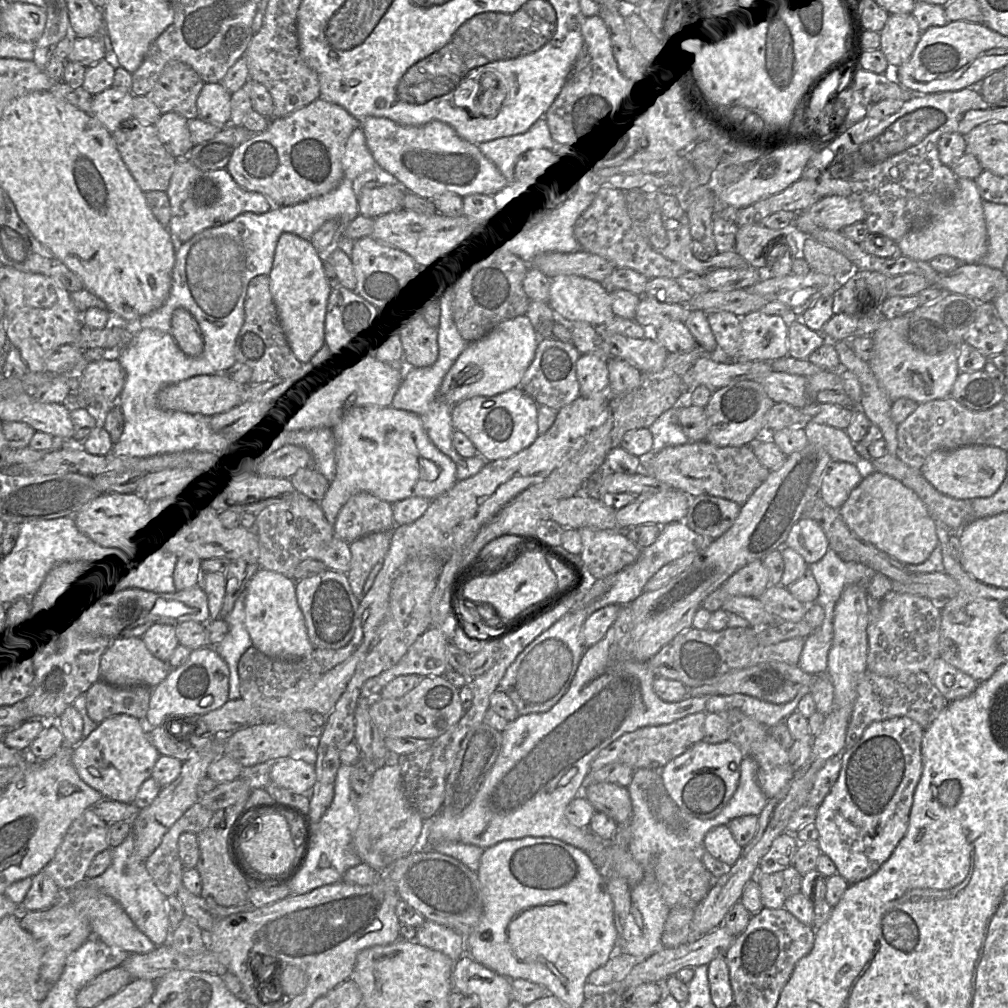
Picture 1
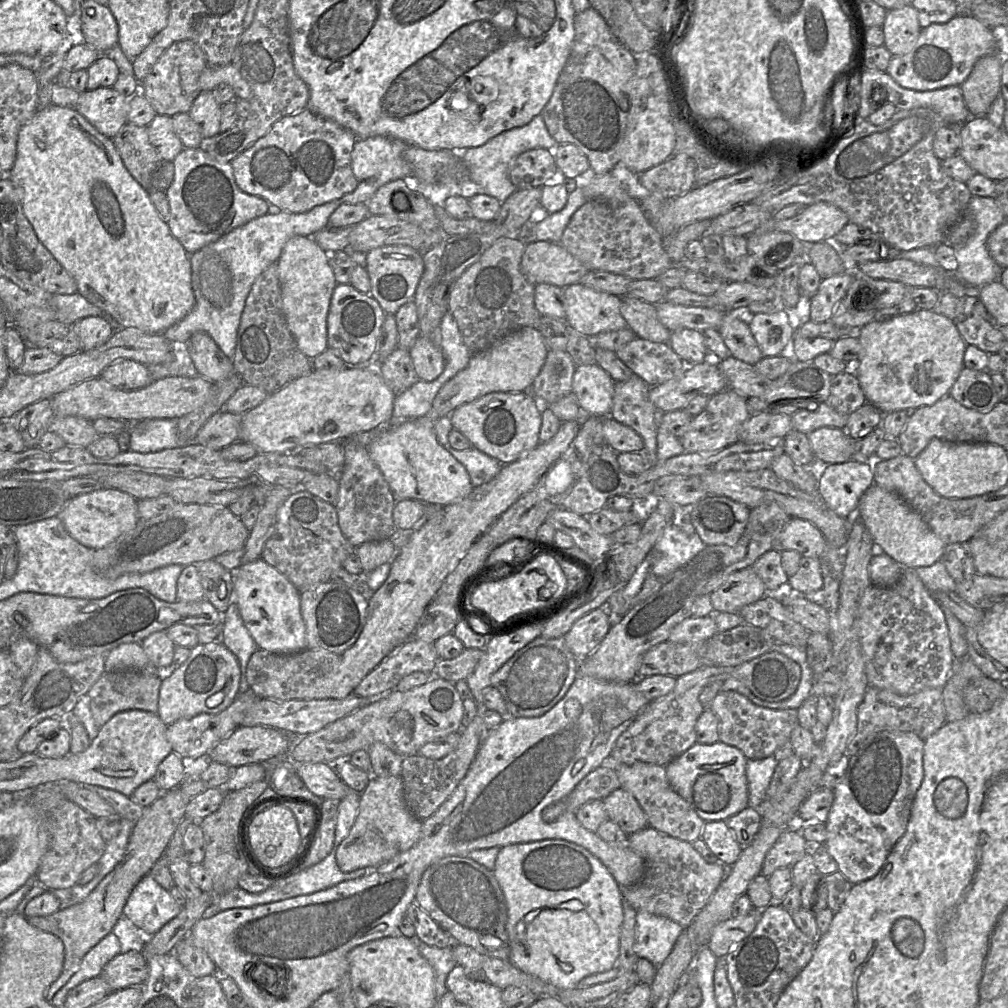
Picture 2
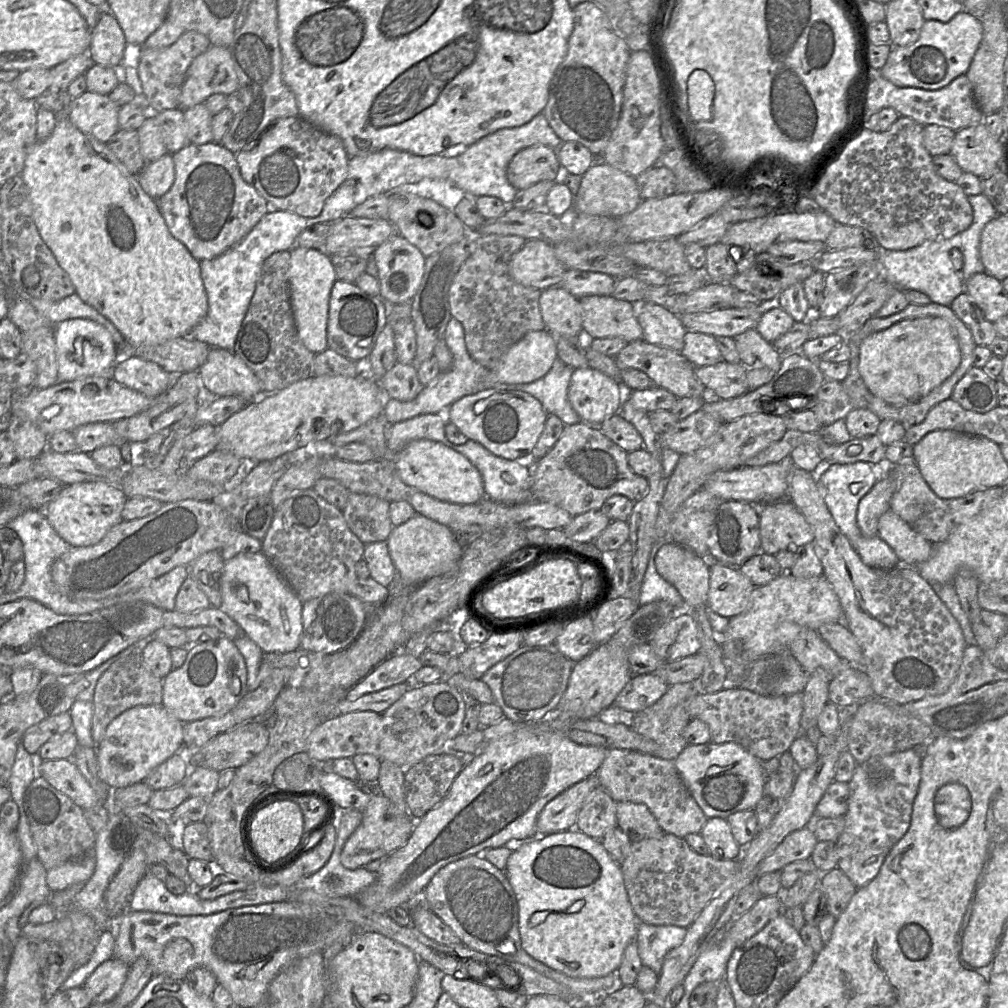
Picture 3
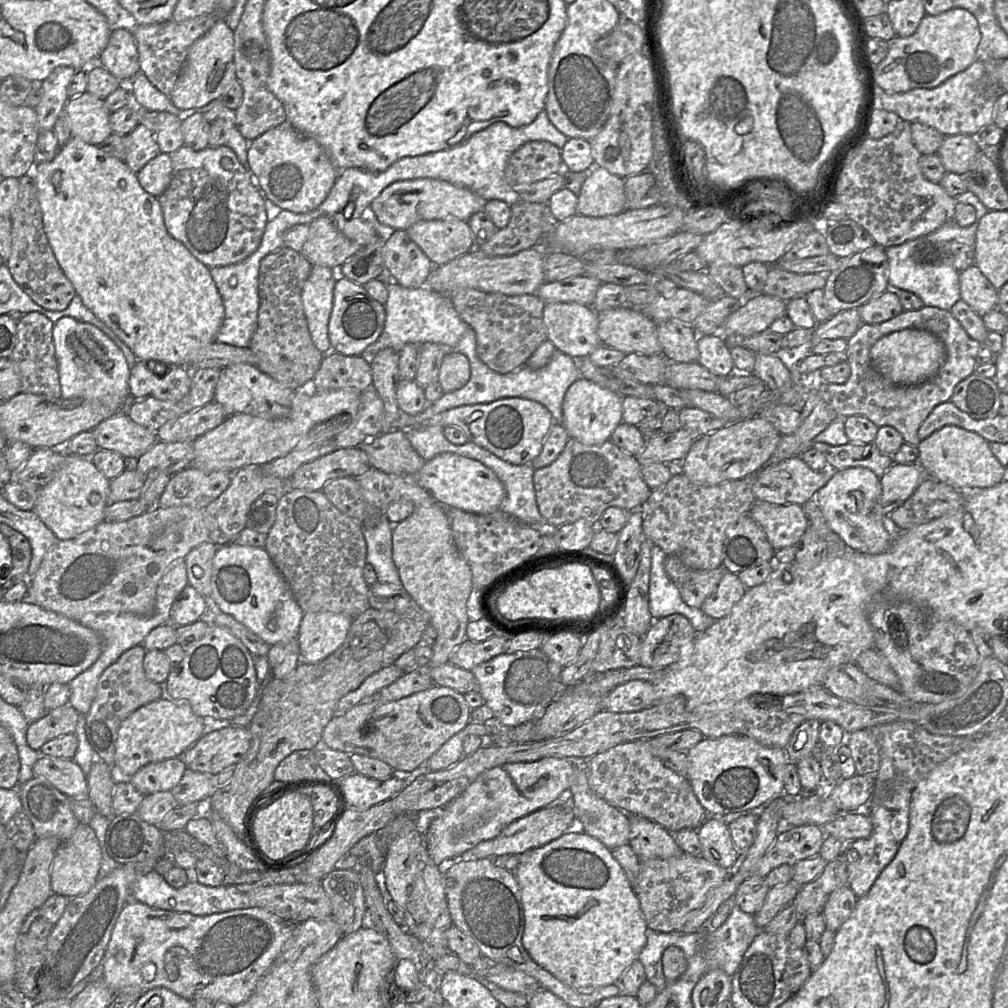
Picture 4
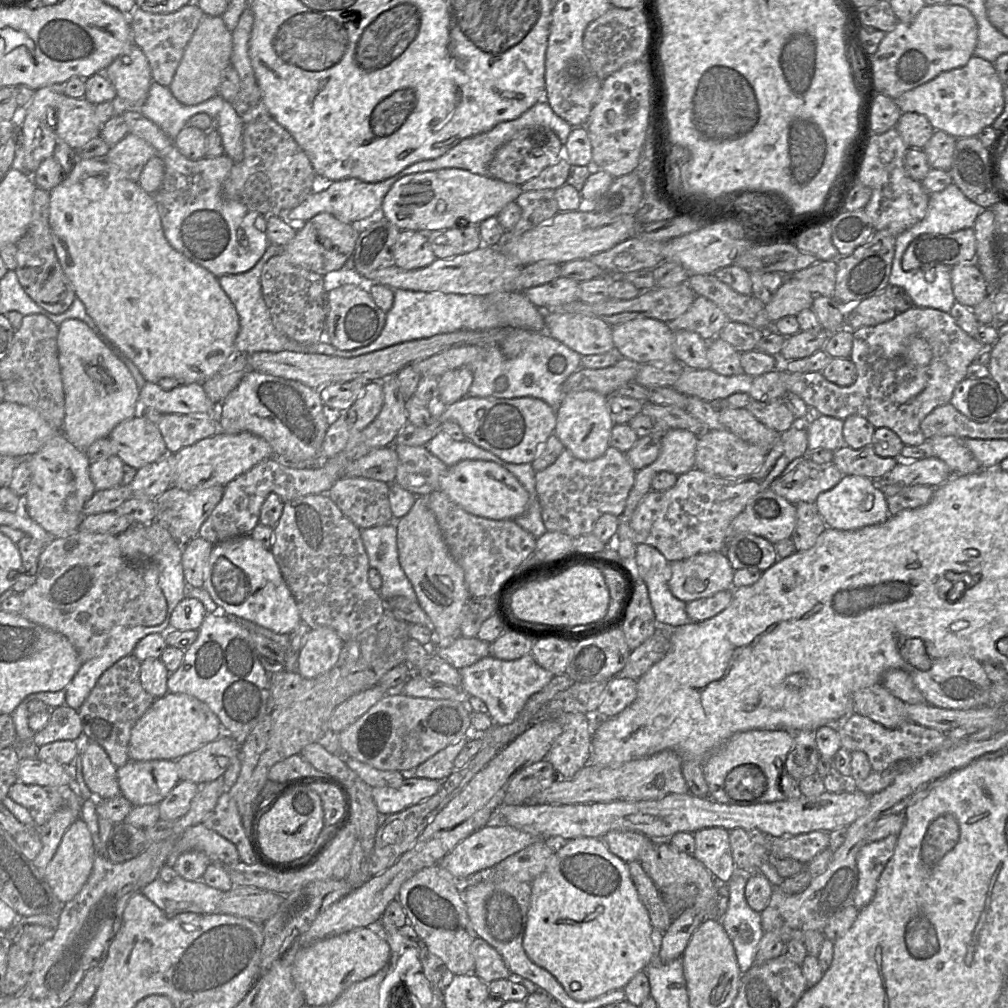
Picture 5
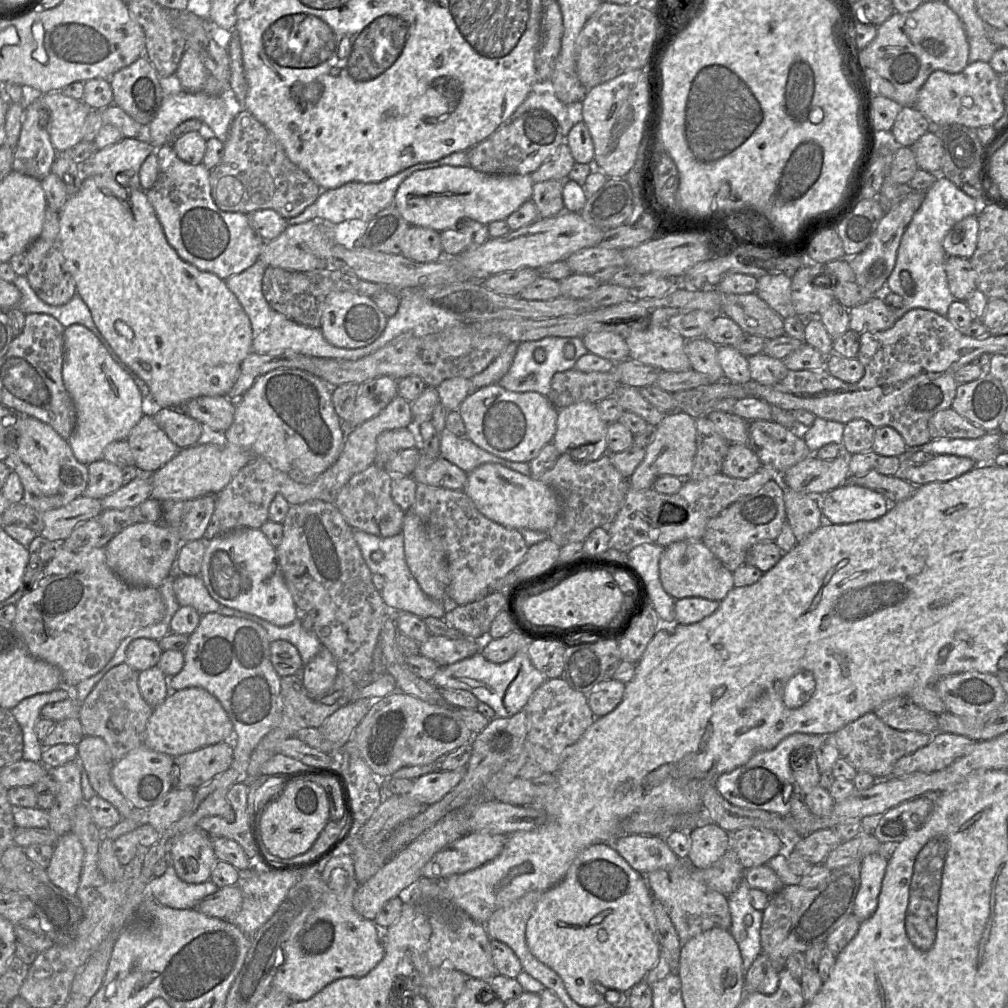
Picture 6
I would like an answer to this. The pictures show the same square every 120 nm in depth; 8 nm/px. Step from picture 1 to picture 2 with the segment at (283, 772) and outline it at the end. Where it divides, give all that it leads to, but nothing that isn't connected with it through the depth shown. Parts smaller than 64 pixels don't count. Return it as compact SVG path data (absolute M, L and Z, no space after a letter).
M296 763L296 771L306 787L321 799L339 799L352 790L341 779L333 764Z

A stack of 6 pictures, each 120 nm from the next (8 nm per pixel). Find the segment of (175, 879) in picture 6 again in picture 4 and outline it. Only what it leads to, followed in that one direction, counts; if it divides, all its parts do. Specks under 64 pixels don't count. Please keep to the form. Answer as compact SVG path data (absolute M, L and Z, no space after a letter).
M151 871L136 881L131 891L131 900L141 902L151 908L190 913L205 916L227 912L235 909L252 907L247 893L240 892L235 886L222 885L211 887L199 883L191 877L189 882L181 888L171 887L156 871Z

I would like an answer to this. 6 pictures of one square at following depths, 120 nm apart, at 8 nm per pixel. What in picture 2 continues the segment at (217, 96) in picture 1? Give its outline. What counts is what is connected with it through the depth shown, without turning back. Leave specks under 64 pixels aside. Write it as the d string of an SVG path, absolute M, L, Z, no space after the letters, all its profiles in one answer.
M201 91L188 112L207 140L220 133L221 106L212 91Z

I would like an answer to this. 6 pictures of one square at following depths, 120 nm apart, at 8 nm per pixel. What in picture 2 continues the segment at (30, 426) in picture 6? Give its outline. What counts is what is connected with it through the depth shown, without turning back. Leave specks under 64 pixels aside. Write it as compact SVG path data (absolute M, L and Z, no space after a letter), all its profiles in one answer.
M109 487L72 497L58 517L75 540L93 550L110 545L134 529L140 519L138 500L127 492Z

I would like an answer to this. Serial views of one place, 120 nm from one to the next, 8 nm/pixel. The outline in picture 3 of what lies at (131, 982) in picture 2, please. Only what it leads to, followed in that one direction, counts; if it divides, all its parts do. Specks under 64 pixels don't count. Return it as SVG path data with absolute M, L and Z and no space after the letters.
M115 957L96 968L82 985L92 1004L104 1004L115 999L126 981L129 969L129 964Z

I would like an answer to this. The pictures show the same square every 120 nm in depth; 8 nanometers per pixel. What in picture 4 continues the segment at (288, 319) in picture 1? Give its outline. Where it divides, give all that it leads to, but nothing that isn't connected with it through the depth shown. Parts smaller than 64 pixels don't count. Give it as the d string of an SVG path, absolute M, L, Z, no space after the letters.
M312 265L311 273L301 292L301 301L311 339L323 354L331 351L328 323L332 311L335 282L332 268Z

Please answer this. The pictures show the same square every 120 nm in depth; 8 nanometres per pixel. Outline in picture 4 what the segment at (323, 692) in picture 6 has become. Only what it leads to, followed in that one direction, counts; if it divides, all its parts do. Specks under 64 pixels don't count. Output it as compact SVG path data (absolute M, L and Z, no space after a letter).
M333 612L304 613L298 633L301 663L318 663L334 653L346 640L353 619Z

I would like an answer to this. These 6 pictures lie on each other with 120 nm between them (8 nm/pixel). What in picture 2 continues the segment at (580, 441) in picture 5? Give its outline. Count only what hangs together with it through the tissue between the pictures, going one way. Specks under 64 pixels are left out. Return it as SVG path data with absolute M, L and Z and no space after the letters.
M597 363L576 367L572 392L588 416L610 417L615 381Z

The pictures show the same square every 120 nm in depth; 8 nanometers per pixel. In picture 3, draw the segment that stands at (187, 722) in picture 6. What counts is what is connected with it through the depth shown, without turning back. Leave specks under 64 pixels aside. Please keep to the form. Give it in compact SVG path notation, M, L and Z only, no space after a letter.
M162 704L139 705L125 710L110 722L103 740L95 745L99 777L111 789L144 781L152 770L184 746L183 725Z

